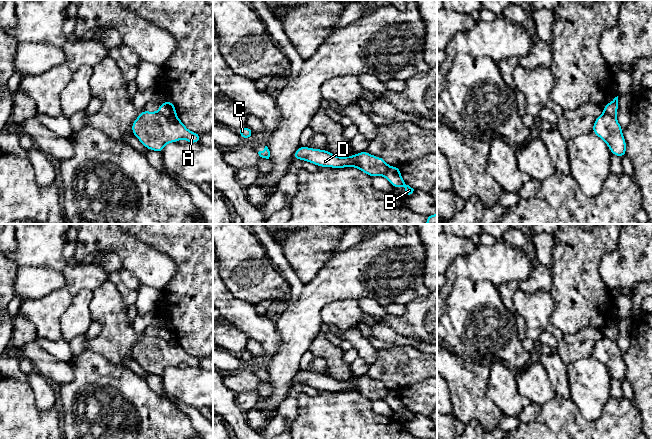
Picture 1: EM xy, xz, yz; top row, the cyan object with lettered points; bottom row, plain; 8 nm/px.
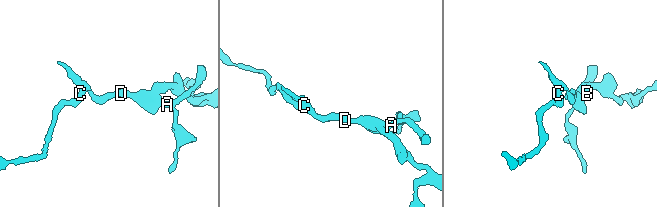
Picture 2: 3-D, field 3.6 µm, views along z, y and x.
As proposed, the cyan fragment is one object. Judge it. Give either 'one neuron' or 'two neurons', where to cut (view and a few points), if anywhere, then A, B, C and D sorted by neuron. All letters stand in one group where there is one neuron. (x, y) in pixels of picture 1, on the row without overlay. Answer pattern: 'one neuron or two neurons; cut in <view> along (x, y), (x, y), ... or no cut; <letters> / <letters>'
two neurons; cut in xy along (158, 335), (166, 339), (175, 338); A C D / B

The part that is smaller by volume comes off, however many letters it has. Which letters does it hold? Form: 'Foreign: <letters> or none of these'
Foreign: B

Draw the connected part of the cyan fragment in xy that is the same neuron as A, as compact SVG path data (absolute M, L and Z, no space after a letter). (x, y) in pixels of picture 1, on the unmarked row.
M143 334L132 347L132 357L149 374L162 376L165 369L186 363L188 367L199 367L201 358L189 355L177 339L166 340L158 336Z

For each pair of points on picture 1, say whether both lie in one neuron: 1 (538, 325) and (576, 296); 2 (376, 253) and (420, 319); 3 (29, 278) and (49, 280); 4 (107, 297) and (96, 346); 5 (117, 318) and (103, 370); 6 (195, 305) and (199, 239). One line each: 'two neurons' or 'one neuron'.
1: two neurons
2: two neurons
3: one neuron
4: one neuron
5: two neurons
6: one neuron

